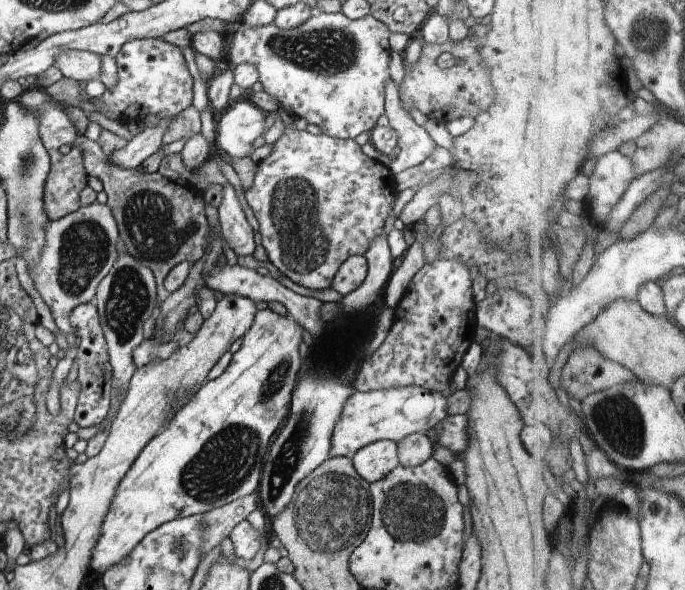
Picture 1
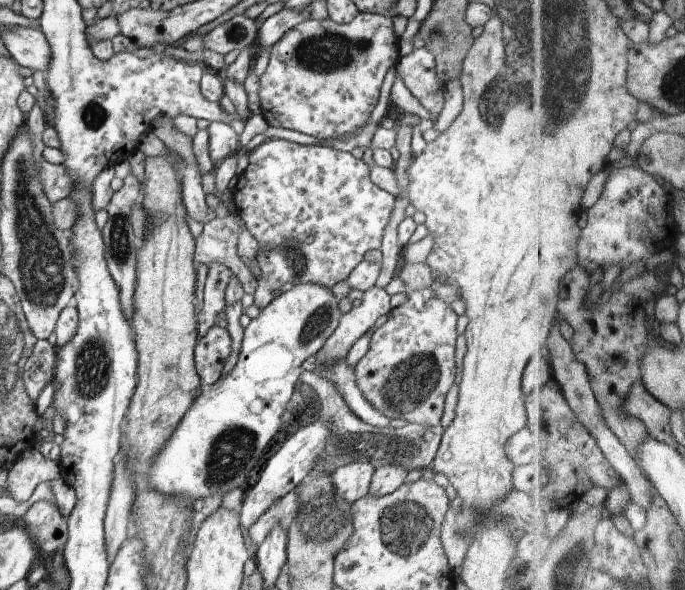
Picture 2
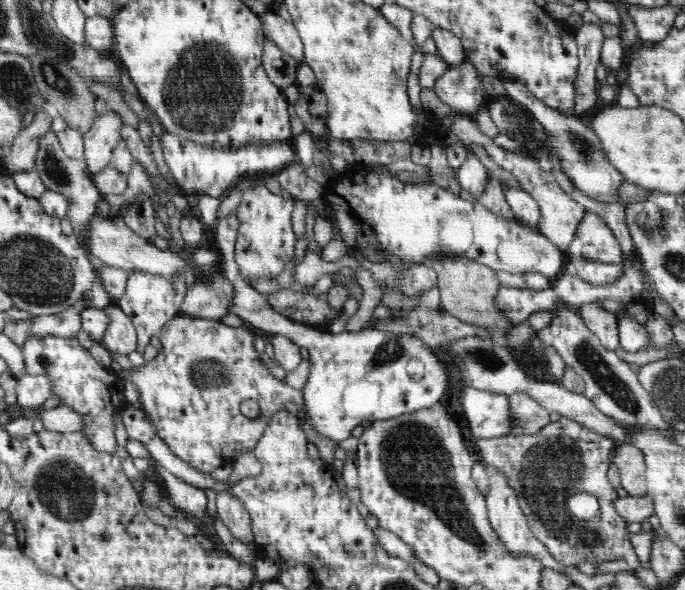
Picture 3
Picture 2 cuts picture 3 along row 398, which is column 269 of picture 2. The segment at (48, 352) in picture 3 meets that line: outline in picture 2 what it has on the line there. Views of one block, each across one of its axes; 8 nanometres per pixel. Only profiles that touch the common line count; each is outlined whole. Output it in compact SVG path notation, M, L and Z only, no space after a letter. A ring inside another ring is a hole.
M358 13L358 16L352 20L352 22L338 24L334 20L328 18L325 21L317 21L316 19L306 19L300 24L297 24L294 28L287 30L283 34L283 38L280 39L272 48L270 61L265 72L259 78L259 98L261 104L261 114L269 126L276 126L282 128L289 128L290 130L298 130L302 134L310 134L320 139L323 137L339 138L344 135L352 134L356 130L363 128L369 121L372 111L379 101L381 95L381 86L384 82L384 77L392 65L397 64L399 60L399 41L397 34L393 29L393 18L388 15L378 13Z

